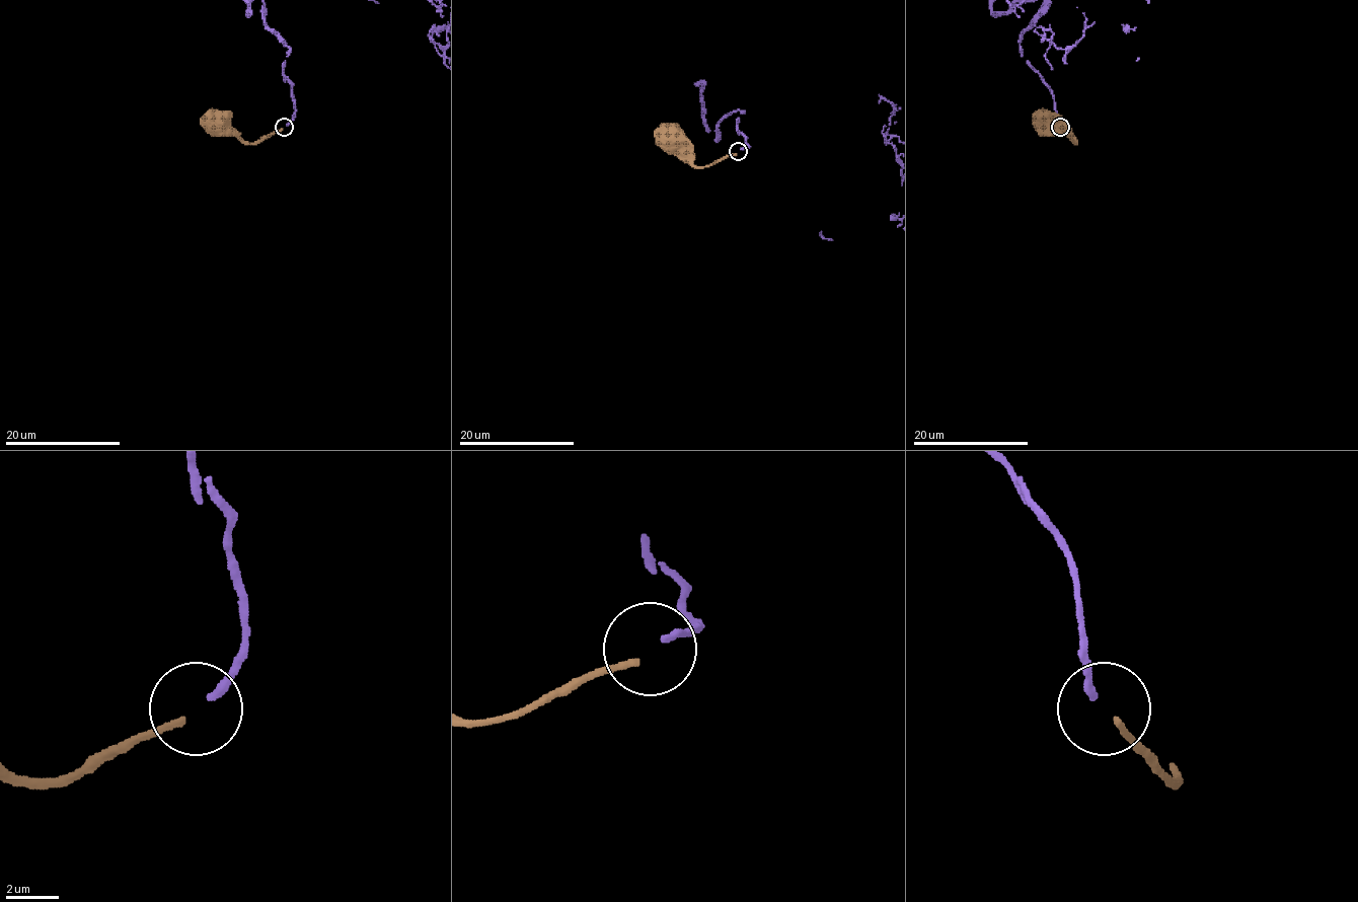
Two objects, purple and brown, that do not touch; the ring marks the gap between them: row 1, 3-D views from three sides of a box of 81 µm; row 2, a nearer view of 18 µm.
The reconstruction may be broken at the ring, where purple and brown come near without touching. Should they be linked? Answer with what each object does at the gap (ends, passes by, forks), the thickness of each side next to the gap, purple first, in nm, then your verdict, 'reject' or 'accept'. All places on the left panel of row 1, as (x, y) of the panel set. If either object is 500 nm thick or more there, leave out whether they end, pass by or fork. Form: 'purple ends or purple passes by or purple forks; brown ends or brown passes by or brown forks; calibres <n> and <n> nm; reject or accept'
purple ends; brown ends; calibres 300 and 240 nm; reject

